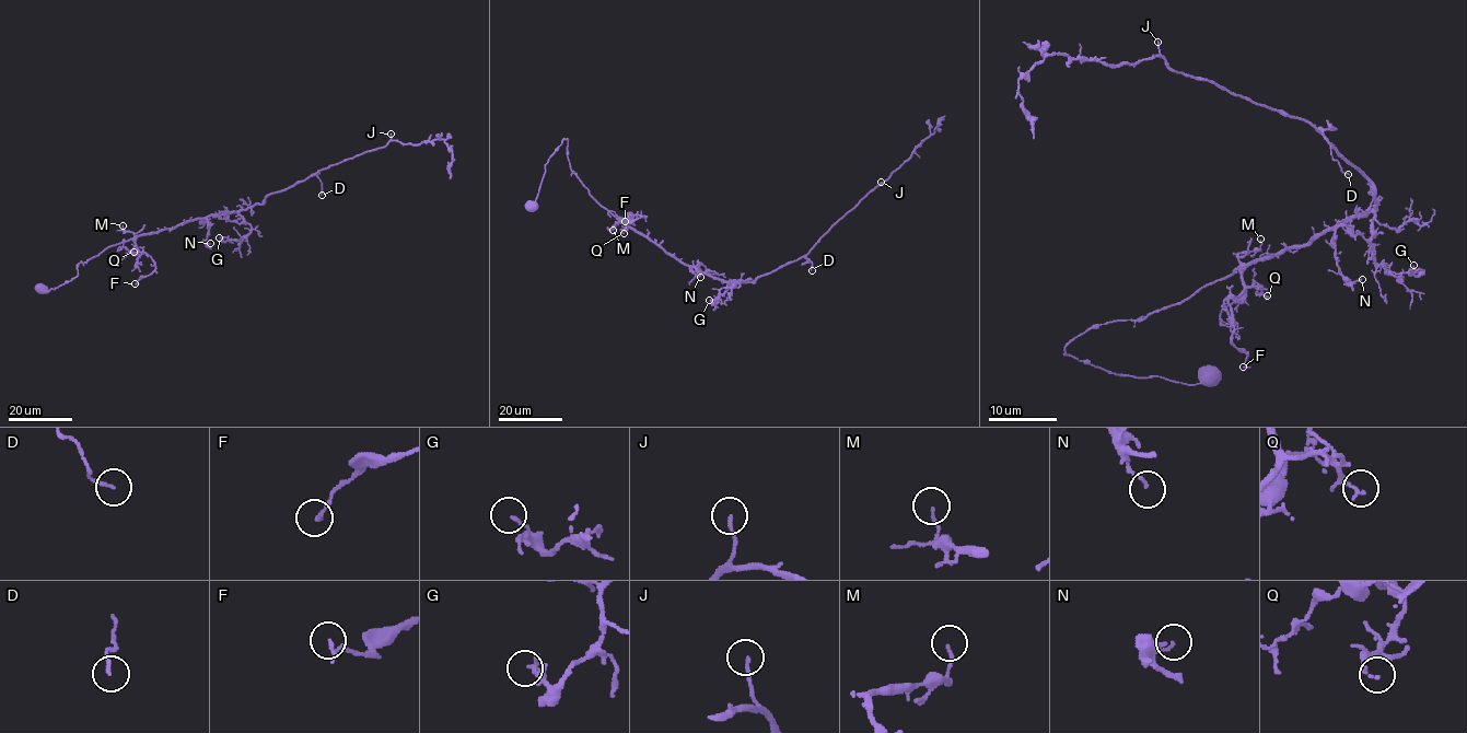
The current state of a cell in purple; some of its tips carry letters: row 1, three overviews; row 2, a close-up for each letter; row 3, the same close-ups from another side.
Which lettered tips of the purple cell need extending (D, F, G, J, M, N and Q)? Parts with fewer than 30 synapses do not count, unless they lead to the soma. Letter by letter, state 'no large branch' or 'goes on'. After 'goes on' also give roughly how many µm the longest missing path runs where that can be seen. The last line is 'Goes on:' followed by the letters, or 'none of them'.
D: no large branch
F: no large branch
G: no large branch
J: no large branch
M: no large branch
N: no large branch
Q: no large branch
Goes on: none of them

